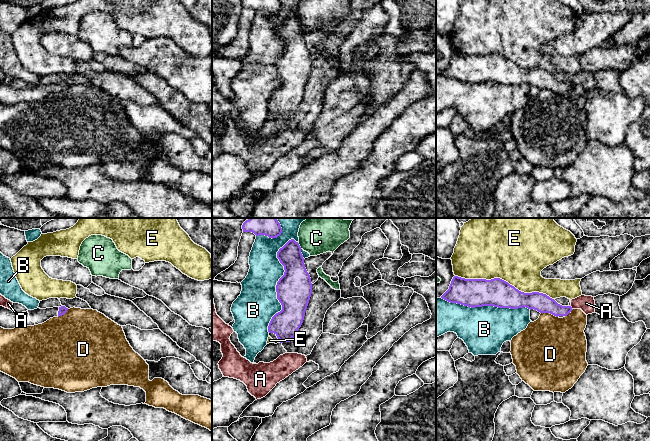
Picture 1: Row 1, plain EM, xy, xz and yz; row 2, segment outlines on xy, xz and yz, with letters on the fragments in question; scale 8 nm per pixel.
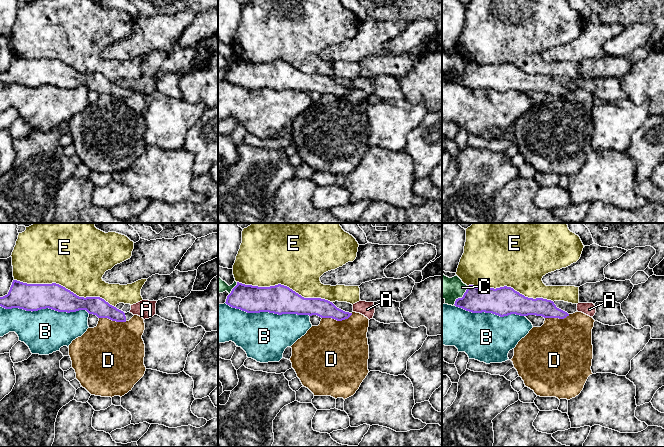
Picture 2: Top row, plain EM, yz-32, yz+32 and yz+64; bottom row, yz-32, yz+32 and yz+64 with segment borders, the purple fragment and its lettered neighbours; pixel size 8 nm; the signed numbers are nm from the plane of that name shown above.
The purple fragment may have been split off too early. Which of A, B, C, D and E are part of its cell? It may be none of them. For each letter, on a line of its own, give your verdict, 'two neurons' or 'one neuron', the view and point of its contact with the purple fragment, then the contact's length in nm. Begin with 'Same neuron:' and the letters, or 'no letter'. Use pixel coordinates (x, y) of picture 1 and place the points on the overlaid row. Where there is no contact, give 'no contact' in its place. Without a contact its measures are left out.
Same neuron: no letter
A: two neurons | yz (571, 308) | 40 nm
B: two neurons | xz (277, 284) | 800 nm
C: two neurons | xz (299, 246) | 50 nm
D: two neurons | yz (549, 312) | 140 nm
E: two neurons | yz (503, 280) | 800 nm

